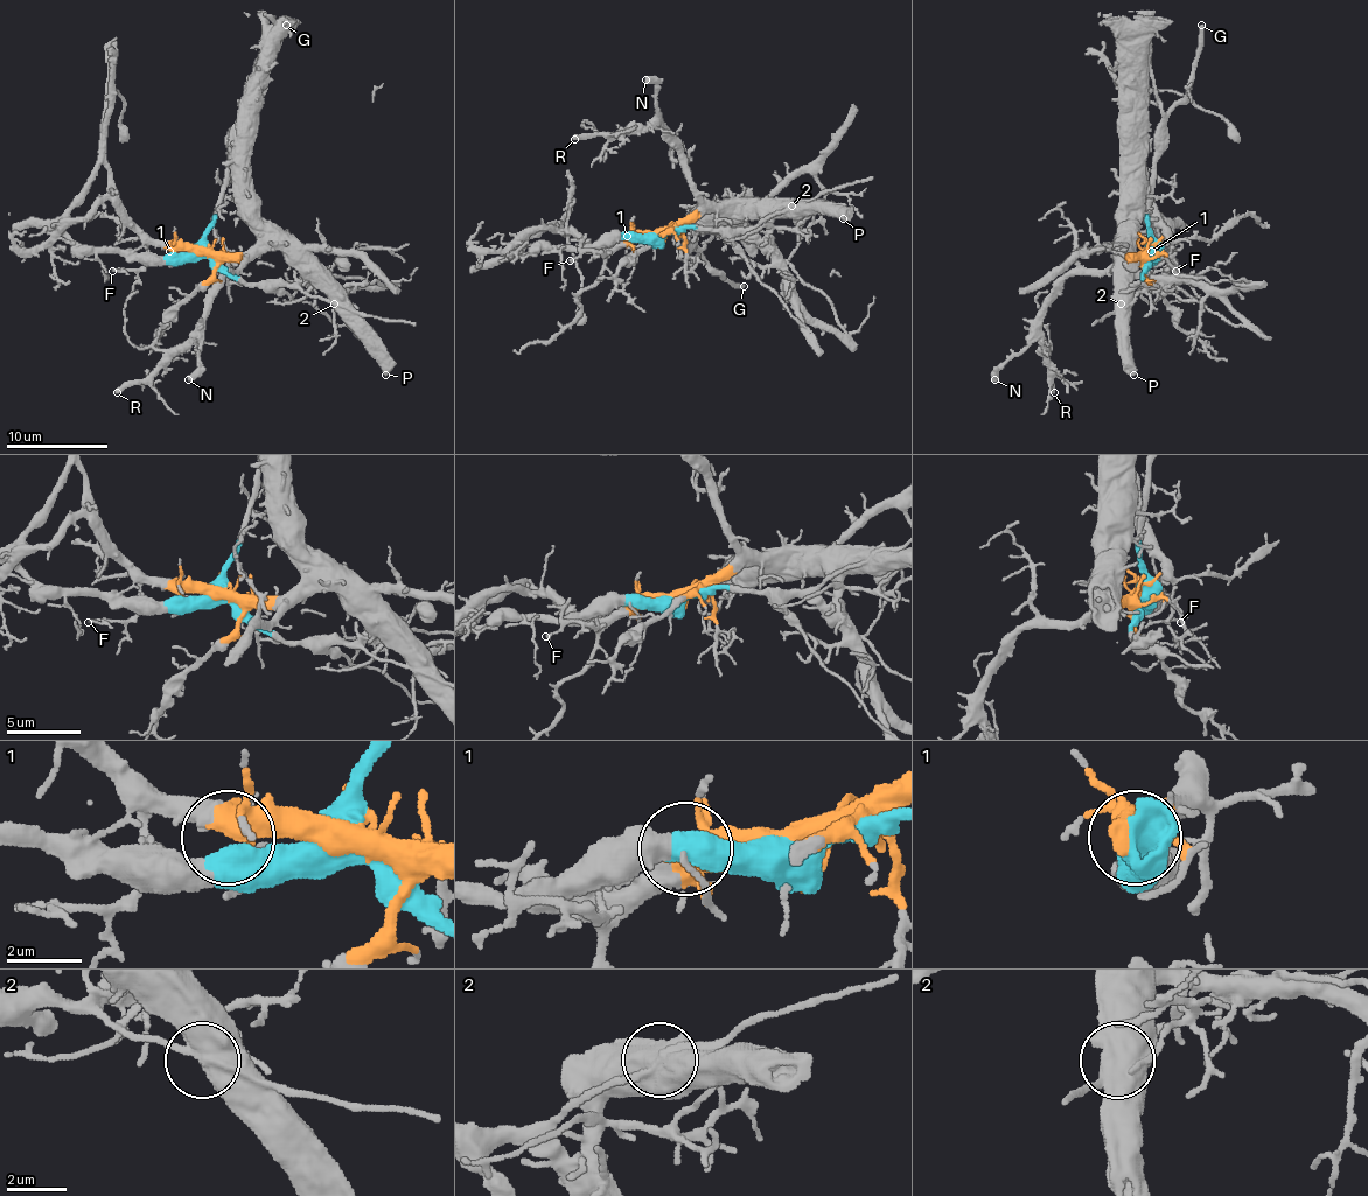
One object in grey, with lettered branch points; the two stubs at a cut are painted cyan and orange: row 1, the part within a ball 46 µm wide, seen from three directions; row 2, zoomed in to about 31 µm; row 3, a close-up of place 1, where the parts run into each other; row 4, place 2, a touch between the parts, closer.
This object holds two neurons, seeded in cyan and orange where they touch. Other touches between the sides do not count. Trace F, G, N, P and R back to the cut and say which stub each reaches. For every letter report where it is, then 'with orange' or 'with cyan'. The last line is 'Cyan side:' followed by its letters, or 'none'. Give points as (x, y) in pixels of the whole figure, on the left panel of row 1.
F: at (112, 271); with orange
G: at (286, 25); with cyan
N: at (188, 379); with orange
P: at (385, 375); with orange
R: at (117, 392); with orange
Cyan side: G

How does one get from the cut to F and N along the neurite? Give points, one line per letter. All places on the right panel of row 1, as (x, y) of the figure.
F: (1149, 253), (1168, 243), (1171, 260), (1166, 268), (1177, 271)
N: (1149, 253), (1131, 253), (1103, 271), (1072, 273), (1049, 301), (1039, 331), (998, 370), (996, 380)

